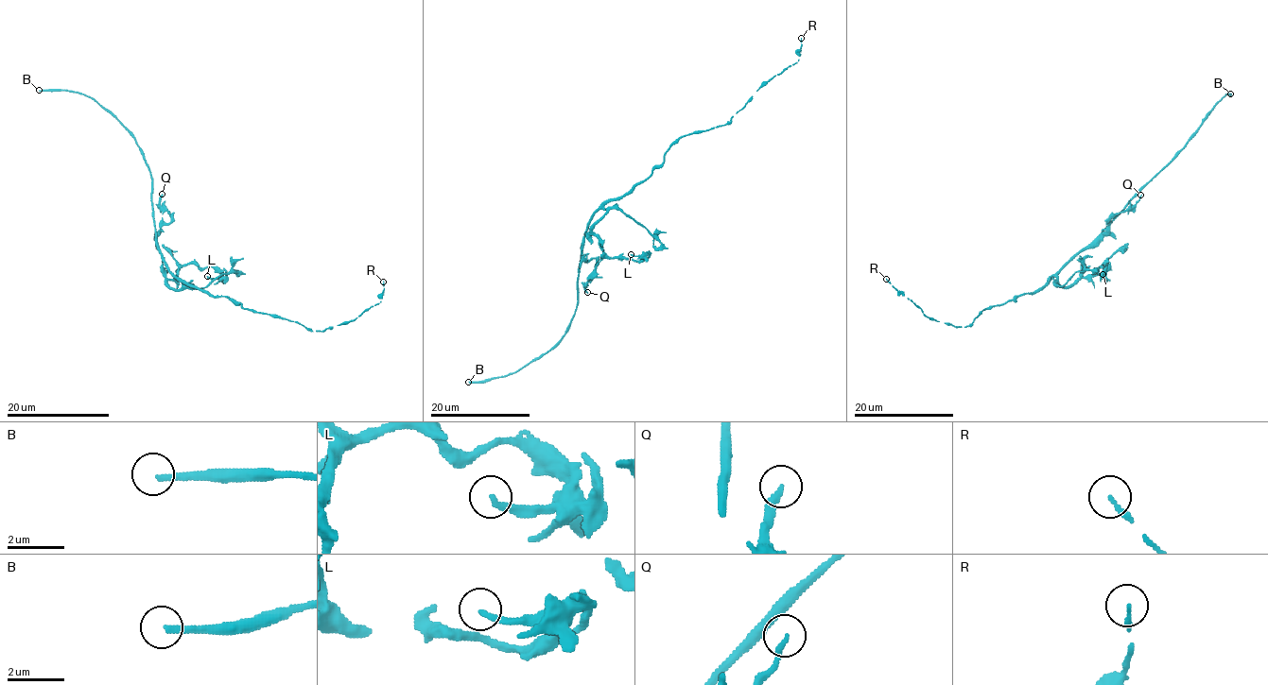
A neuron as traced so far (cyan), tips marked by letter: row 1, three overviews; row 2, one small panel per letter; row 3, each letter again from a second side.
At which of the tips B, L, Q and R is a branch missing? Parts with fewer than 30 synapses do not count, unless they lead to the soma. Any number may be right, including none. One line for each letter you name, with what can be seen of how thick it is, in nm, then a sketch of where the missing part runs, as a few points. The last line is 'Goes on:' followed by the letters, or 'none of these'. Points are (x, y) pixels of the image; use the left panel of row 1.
B: 220 nm
Goes on: B

